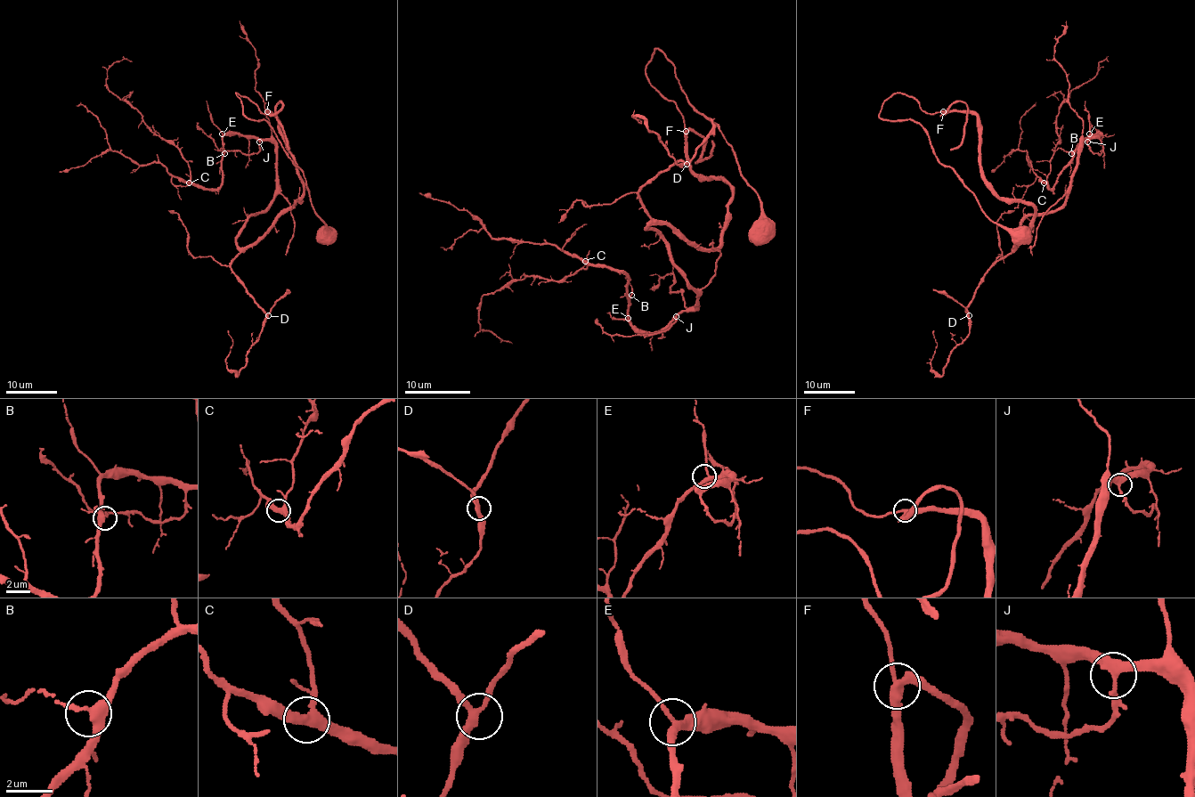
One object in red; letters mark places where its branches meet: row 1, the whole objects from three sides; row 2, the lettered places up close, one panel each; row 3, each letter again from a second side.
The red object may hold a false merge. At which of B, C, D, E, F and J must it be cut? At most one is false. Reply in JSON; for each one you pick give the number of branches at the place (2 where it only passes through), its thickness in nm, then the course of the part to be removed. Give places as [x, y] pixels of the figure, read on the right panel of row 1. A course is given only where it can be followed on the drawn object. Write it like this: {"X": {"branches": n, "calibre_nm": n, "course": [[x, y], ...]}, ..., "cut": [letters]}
{"cut": []}

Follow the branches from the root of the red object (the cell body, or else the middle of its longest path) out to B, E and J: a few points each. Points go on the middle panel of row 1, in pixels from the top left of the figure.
B: (760, 231), (655, 49), (686, 166), (731, 199), (717, 248), (646, 228), (695, 310), (641, 333), (631, 295)
E: (760, 231), (655, 49), (686, 166), (731, 199), (717, 248), (646, 228), (696, 308), (628, 318)
J: (760, 231), (655, 49), (686, 166), (731, 189), (717, 248), (646, 228), (696, 292), (676, 316)

